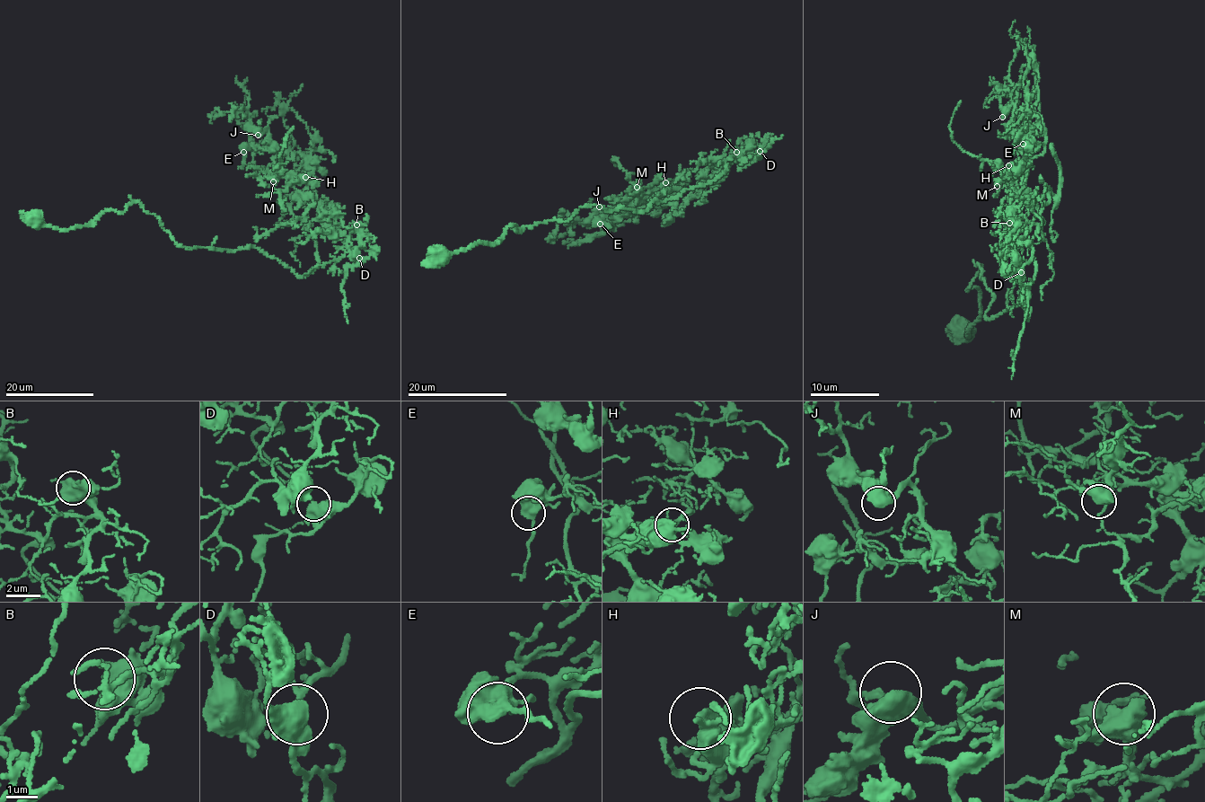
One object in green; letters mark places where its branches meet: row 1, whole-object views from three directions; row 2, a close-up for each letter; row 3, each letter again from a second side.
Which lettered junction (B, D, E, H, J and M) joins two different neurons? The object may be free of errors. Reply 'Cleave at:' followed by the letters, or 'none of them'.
Cleave at: none of them

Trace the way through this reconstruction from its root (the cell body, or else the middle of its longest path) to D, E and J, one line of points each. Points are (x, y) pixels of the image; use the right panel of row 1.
D: (963, 333), (979, 264), (987, 318), (1028, 287), (1030, 315), (1038, 197), (1014, 213), (1021, 272)
E: (963, 333), (979, 264), (987, 318), (1028, 287), (1030, 315), (1049, 196), (1013, 171), (1032, 132), (1023, 144)
J: (963, 333), (979, 264), (987, 318), (1028, 287), (1032, 309), (1049, 196), (1013, 171), (1032, 132), (1002, 117)

